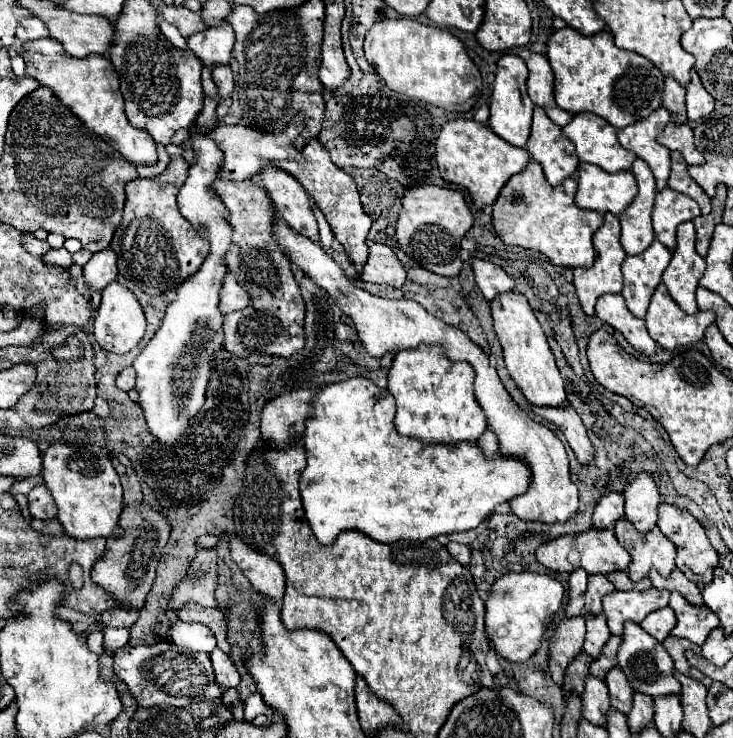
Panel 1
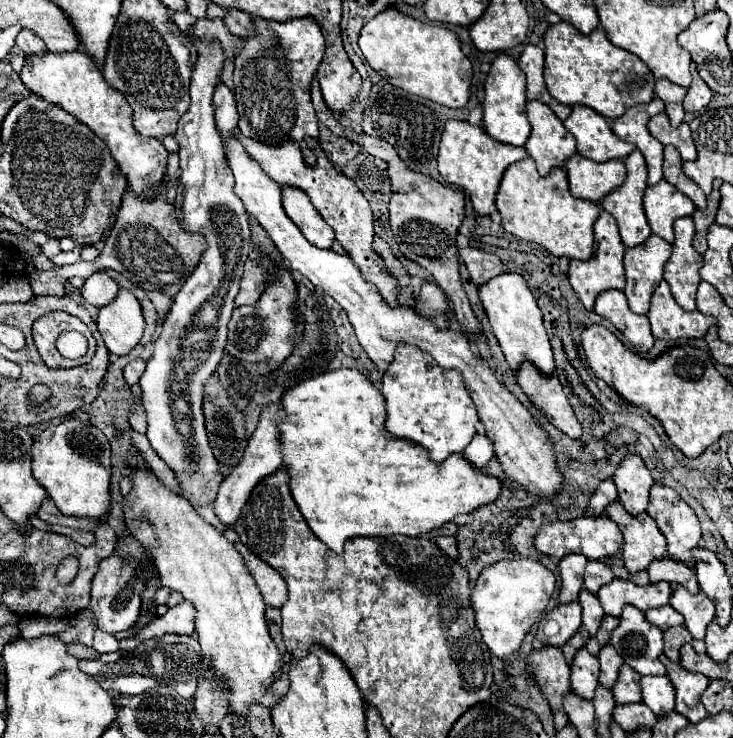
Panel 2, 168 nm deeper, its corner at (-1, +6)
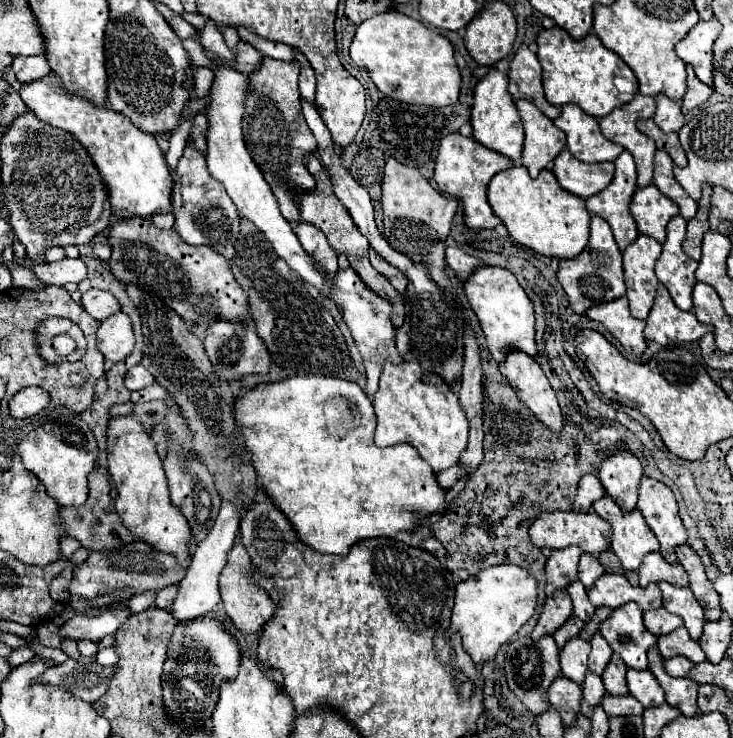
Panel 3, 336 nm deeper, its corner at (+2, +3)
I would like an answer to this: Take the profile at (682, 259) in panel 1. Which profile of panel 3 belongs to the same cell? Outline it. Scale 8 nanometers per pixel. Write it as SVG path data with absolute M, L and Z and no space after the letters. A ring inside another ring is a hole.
M673 216L667 224L667 240L663 244L663 254L655 264L655 274L659 282L669 290L673 302L681 310L691 310L691 292L695 286L697 262L683 252L687 220L683 216Z

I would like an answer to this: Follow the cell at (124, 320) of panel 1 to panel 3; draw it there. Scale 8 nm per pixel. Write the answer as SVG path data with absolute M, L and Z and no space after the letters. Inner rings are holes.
M119 310L101 322L97 330L97 348L103 352L105 360L113 364L125 360L133 352L135 334L131 318L125 312Z

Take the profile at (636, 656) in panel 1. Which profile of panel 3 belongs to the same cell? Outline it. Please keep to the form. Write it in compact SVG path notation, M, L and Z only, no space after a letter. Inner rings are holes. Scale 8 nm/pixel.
M633 602L613 610L601 624L601 636L609 642L613 652L635 670L647 668L647 650L657 644L657 636L645 628L643 612Z

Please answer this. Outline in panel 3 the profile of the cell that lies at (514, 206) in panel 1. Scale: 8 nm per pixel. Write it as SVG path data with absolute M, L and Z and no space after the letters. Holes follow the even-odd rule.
M525 166L503 170L491 180L487 198L493 212L507 226L511 238L543 256L573 258L587 246L591 214L585 208L585 200L565 192L551 170L543 170L535 180Z

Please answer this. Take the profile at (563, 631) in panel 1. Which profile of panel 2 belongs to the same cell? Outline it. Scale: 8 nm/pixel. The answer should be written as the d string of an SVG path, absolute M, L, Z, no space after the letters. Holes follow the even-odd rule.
M578 601L554 607L538 625L538 633L534 637L534 649L542 649L546 645L562 647L582 625L580 613L582 607Z

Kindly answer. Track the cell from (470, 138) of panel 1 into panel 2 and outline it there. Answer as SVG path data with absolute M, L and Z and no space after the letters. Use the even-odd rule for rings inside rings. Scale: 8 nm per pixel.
M448 121L440 139L438 153L438 171L446 179L446 183L464 187L470 195L472 207L478 215L492 215L496 211L494 197L502 179L502 173L510 163L526 159L524 147L512 147L492 139L482 127L470 125L466 121Z

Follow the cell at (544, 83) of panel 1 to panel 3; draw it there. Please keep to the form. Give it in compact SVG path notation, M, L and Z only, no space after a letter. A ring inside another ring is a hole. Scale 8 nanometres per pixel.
M525 44L515 52L509 70L509 92L515 100L531 100L547 118L555 120L561 114L561 108L547 102L543 96L541 84L541 64L537 54L533 54Z

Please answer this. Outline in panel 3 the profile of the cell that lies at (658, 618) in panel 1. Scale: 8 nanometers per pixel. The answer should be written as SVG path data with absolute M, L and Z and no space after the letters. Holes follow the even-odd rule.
M657 608L657 610L647 610L643 612L643 620L645 620L645 626L649 632L653 632L655 636L661 636L661 634L669 634L673 632L675 628L683 626L683 620L671 612L667 612L665 608Z

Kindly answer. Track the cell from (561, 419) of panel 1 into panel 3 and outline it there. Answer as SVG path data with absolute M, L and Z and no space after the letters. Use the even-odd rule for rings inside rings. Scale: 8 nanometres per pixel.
M511 352L505 358L505 364L499 364L499 368L537 420L543 422L551 432L559 432L563 428L563 414L555 390L551 388L541 366L523 352Z

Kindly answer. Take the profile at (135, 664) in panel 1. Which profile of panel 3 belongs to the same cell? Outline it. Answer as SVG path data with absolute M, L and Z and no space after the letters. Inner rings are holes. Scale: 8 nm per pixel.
M69 658L67 662L41 674L41 678L37 680L45 684L57 684L61 688L69 688L77 698L85 702L95 702L107 694L109 680L113 678L115 670L117 670L115 666L99 666L97 662L81 664ZM73 686L77 686L79 690L73 690Z

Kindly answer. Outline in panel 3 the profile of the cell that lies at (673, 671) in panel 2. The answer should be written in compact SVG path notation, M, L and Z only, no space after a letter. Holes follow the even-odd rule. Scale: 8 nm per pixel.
M657 646L649 648L649 670L665 690L665 700L669 706L679 708L685 716L697 714L697 690L699 684L689 678L673 678L663 668L663 658Z

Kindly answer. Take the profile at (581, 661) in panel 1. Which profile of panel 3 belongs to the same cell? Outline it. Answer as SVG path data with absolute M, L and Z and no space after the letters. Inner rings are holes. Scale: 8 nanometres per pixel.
M571 616L571 618L569 618L569 620L567 620L567 622L553 634L557 646L563 648L563 644L567 644L571 638L579 636L579 632L583 630L583 626L585 626L585 624L581 624L581 620L577 620L575 616Z

